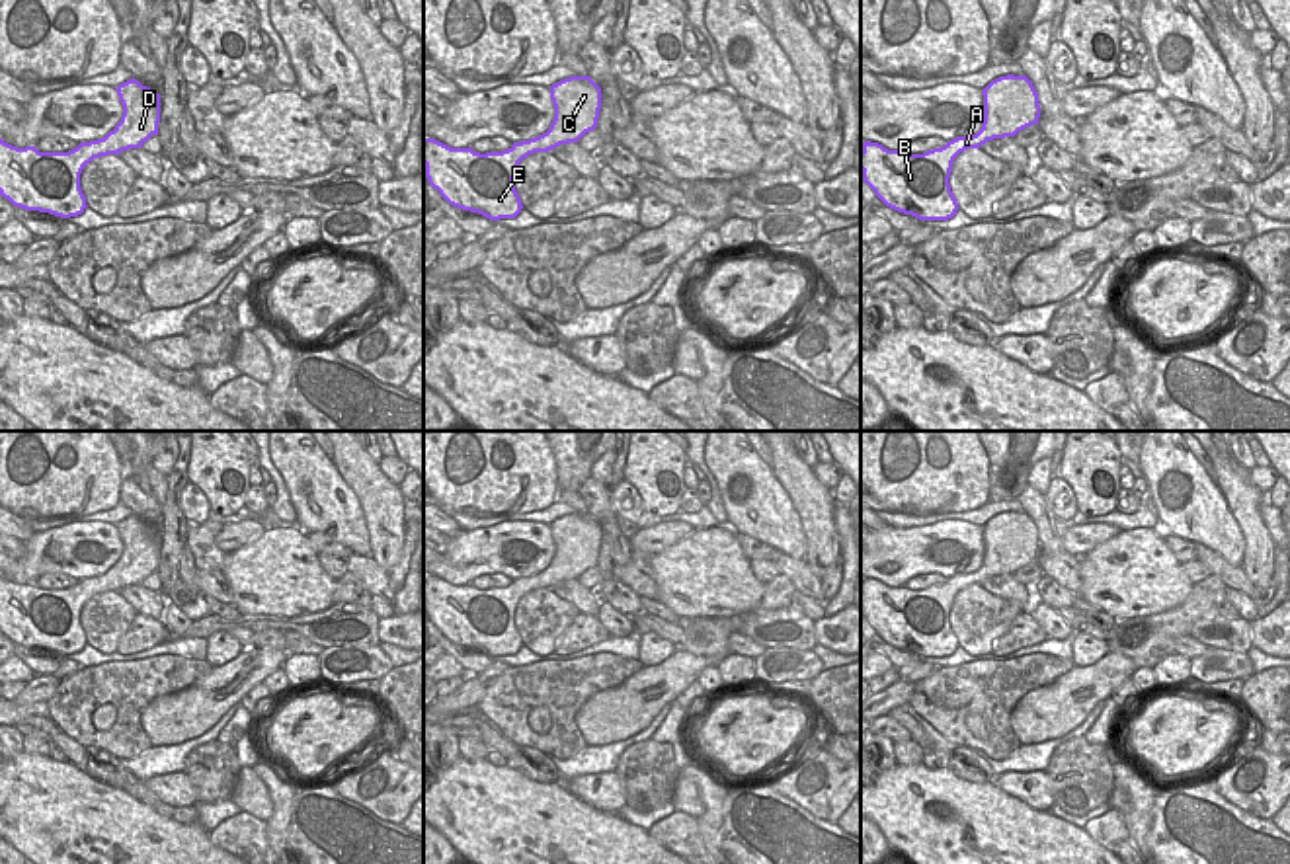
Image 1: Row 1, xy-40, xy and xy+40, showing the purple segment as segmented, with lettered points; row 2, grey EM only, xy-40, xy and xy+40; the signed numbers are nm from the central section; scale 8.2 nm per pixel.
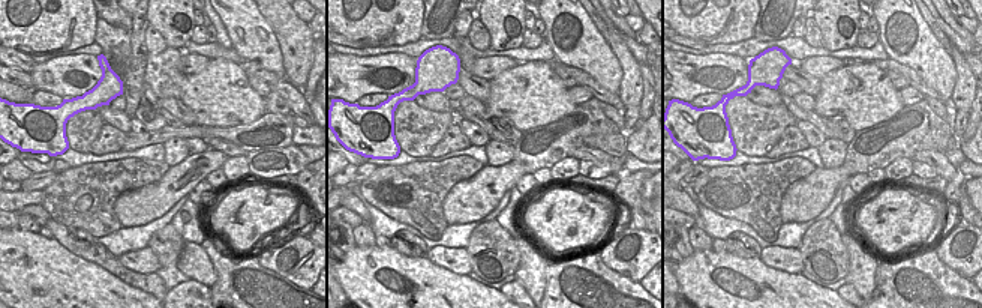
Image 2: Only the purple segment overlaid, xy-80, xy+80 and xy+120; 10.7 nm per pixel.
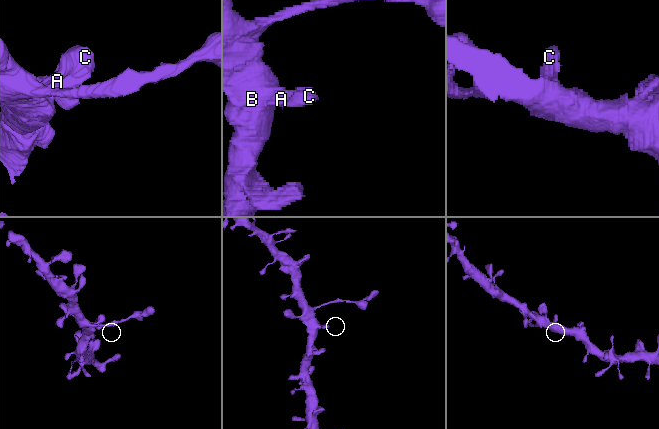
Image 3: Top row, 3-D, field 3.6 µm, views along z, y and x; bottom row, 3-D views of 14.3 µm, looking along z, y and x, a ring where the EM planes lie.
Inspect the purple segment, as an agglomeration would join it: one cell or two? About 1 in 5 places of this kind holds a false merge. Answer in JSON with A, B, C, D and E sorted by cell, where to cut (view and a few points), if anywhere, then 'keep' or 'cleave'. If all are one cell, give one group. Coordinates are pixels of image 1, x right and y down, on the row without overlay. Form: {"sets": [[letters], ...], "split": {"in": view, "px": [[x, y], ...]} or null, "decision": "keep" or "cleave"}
{"sets": [["A", "B", "C", "D", "E"]], "split": null, "decision": "keep"}

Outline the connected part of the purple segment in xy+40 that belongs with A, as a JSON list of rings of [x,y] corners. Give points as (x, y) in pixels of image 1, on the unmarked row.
[[[999,513],[984,527],[984,560],[972,573],[956,573],[941,585],[923,591],[888,587],[878,579],[863,579],[863,618],[890,646],[919,657],[948,657],[958,640],[948,614],[954,595],[980,585],[988,577],[1015,573],[1019,568],[1038,562],[1040,542],[1032,519],[1023,513]]]

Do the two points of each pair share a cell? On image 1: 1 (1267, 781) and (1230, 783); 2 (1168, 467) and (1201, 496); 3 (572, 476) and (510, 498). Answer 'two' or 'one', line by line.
1: one
2: one
3: two

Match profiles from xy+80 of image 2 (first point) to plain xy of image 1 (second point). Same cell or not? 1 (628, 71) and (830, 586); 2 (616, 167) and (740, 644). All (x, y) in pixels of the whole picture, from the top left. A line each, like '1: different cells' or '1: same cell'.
1: different cells
2: same cell

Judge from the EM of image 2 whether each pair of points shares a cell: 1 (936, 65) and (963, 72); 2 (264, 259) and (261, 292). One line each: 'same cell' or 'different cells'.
1: different cells
2: different cells

